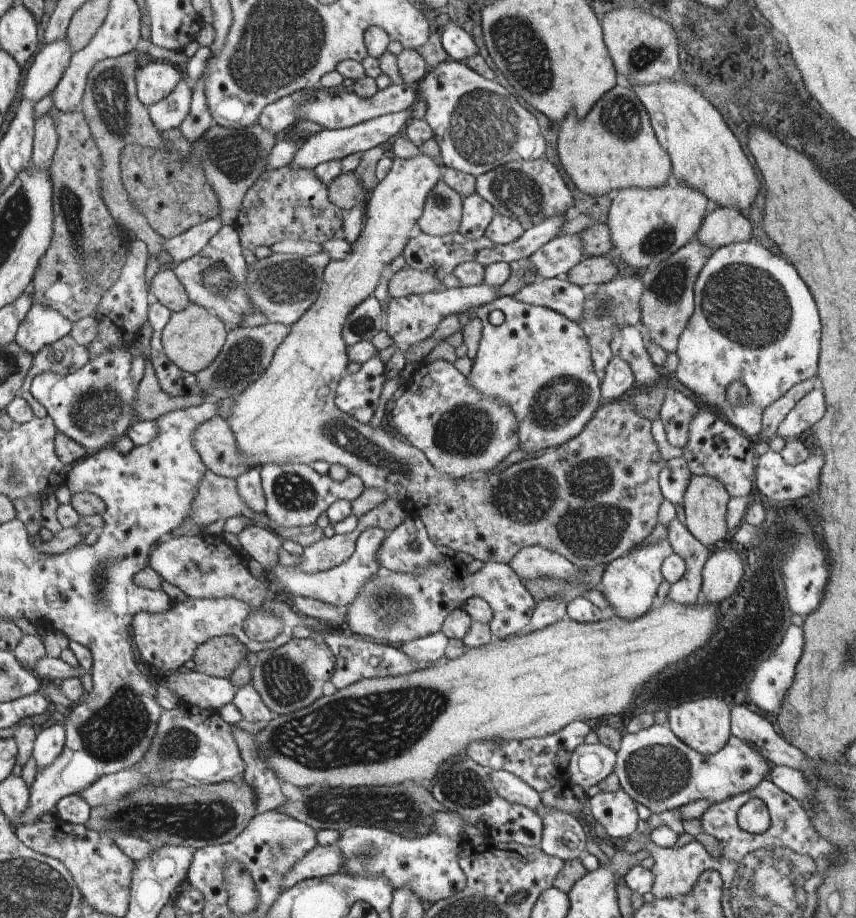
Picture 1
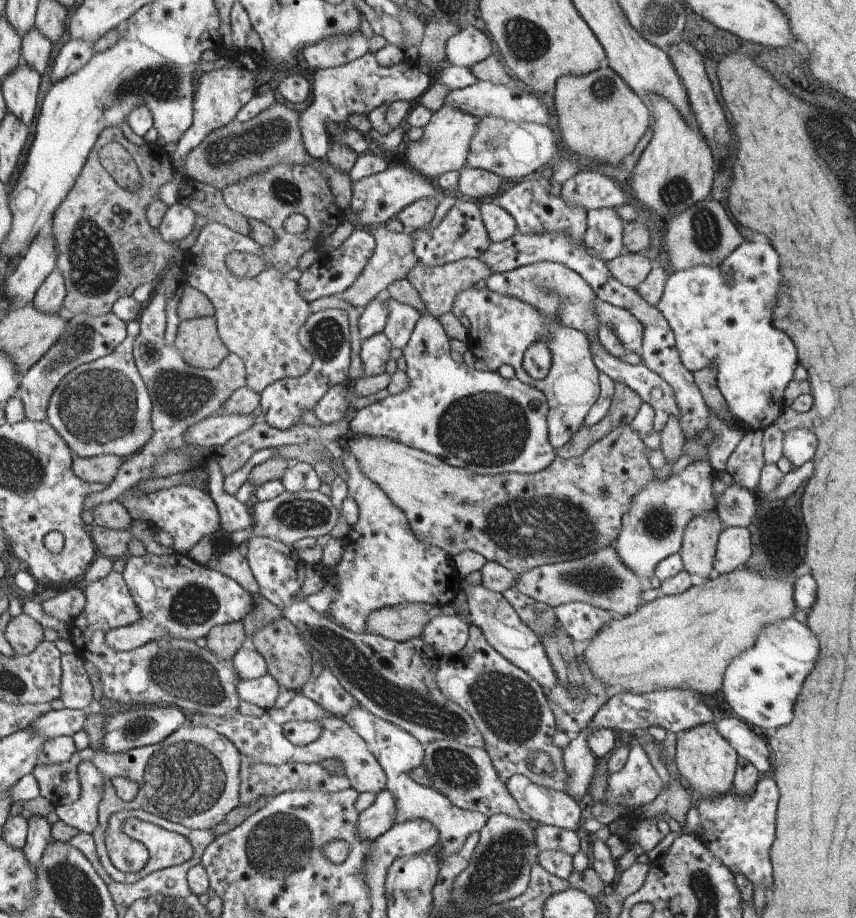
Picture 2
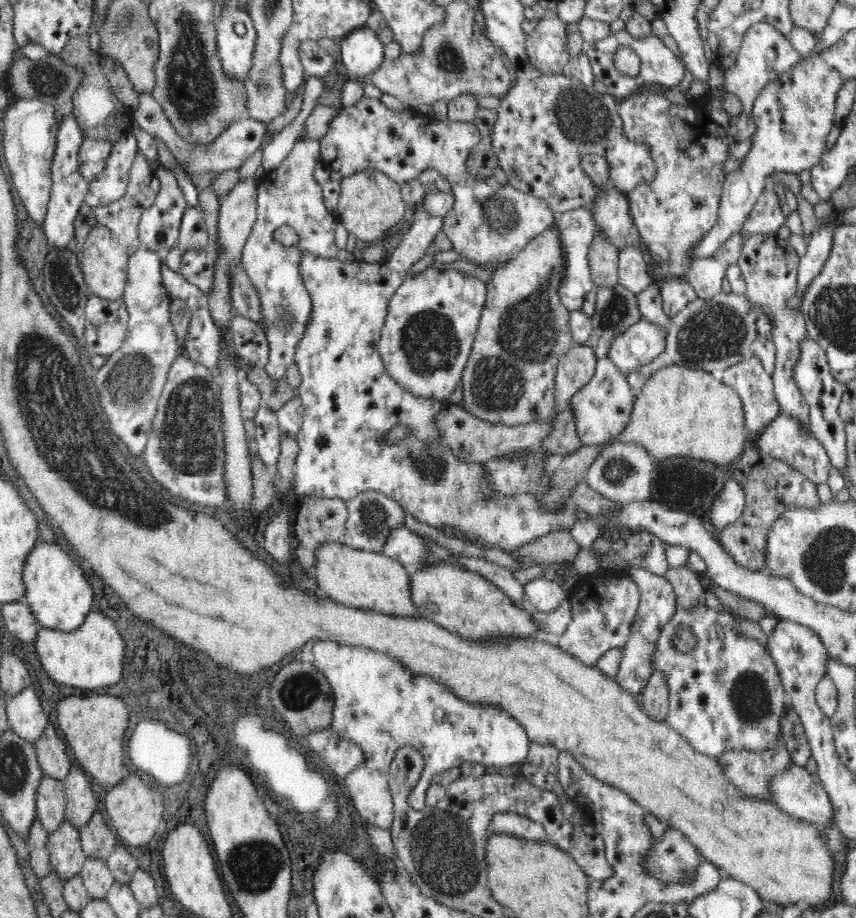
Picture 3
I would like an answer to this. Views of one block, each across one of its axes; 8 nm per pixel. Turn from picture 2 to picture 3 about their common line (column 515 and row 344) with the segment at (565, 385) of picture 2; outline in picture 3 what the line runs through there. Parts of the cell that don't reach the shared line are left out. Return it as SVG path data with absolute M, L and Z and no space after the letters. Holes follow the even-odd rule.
M422 200L413 206L413 210L409 217L409 229L402 236L400 246L390 258L379 264L359 261L349 267L335 258L326 260L308 253L301 259L301 278L312 299L312 316L293 356L301 375L301 384L295 390L304 414L300 432L296 436L300 452L296 458L292 492L299 497L312 494L321 499L339 498L347 503L361 492L378 491L394 499L405 512L410 512L412 517L424 524L439 530L450 528L454 534L462 531L466 540L482 541L485 546L502 550L517 549L550 531L570 531L578 522L578 507L573 504L567 503L558 510L548 512L534 494L489 500L487 490L481 488L477 478L481 466L458 460L449 448L439 442L439 432L435 430L432 420L446 402L417 398L392 382L386 373L374 342L380 338L394 292L408 278L409 269L424 257L442 226L441 219L422 208ZM398 425L408 427L406 438L393 444L383 442L383 436Z

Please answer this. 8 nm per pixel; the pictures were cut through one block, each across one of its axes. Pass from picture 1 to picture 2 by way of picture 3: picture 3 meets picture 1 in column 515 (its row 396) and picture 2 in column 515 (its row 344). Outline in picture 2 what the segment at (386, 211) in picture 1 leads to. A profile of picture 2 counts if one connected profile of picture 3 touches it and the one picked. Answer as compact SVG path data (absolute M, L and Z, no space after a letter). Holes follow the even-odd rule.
M627 424L612 429L580 456L565 459L556 455L543 471L534 474L472 474L382 435L350 434L337 440L344 455L356 454L363 473L403 509L413 535L453 557L464 551L480 553L515 574L610 547L619 538L623 516L633 499L654 480L647 446Z

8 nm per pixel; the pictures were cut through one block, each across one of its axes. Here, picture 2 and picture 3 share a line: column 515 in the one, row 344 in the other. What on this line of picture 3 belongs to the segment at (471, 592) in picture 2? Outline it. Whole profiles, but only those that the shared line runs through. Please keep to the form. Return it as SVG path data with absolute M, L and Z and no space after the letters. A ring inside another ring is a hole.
M641 320L612 339L607 358L626 377L648 364L664 349L663 328Z

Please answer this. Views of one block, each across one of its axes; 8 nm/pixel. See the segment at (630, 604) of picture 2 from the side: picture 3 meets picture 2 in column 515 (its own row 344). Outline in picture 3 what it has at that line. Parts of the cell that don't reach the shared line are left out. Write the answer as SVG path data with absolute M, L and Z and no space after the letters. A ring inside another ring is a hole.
M592 343L584 346L574 345L562 357L560 366L555 376L554 392L556 396L556 407L552 416L546 420L536 420L530 424L519 425L516 427L506 427L505 425L493 425L492 423L482 420L480 417L472 415L471 412L461 406L445 403L444 406L435 414L432 423L435 424L435 430L439 432L439 442L449 448L449 451L462 462L465 463L483 463L490 460L493 456L500 456L502 453L520 453L530 447L537 447L540 442L551 433L551 422L553 416L557 413L558 403L568 404L575 392L586 386L592 379L595 372L597 358L593 351Z

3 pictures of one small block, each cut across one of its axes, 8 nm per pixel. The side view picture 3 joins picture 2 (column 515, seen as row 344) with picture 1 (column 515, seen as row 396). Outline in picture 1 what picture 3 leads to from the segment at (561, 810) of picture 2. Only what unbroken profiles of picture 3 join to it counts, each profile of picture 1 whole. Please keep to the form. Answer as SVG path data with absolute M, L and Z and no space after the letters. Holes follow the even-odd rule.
M492 770L491 781L495 791L509 803L524 805L537 810L542 807L542 795L536 792L527 781L505 770Z

